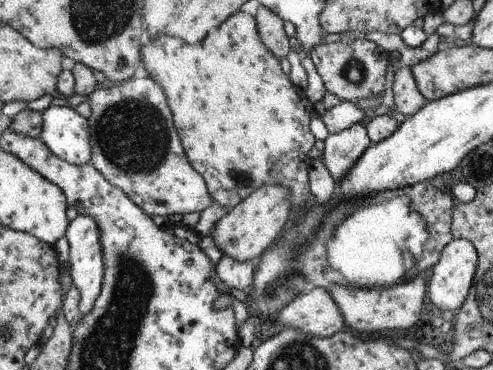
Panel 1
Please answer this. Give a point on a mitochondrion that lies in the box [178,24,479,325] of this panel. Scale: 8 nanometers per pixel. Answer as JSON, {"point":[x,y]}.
{"point":[355,71]}

